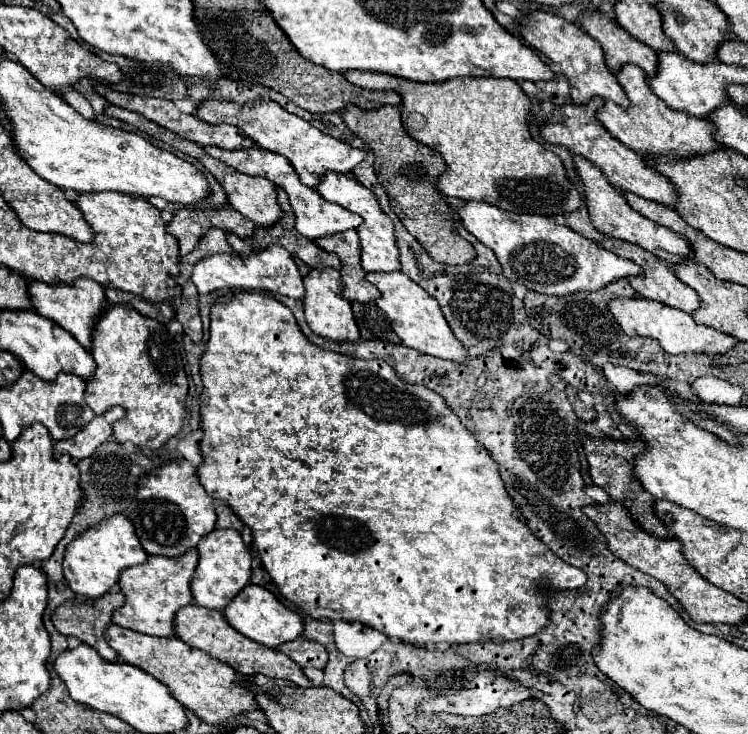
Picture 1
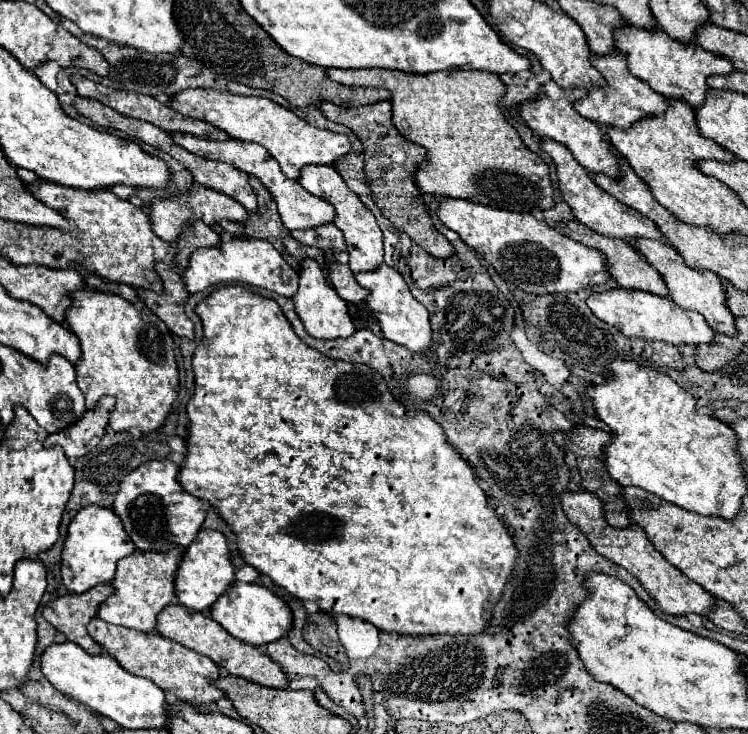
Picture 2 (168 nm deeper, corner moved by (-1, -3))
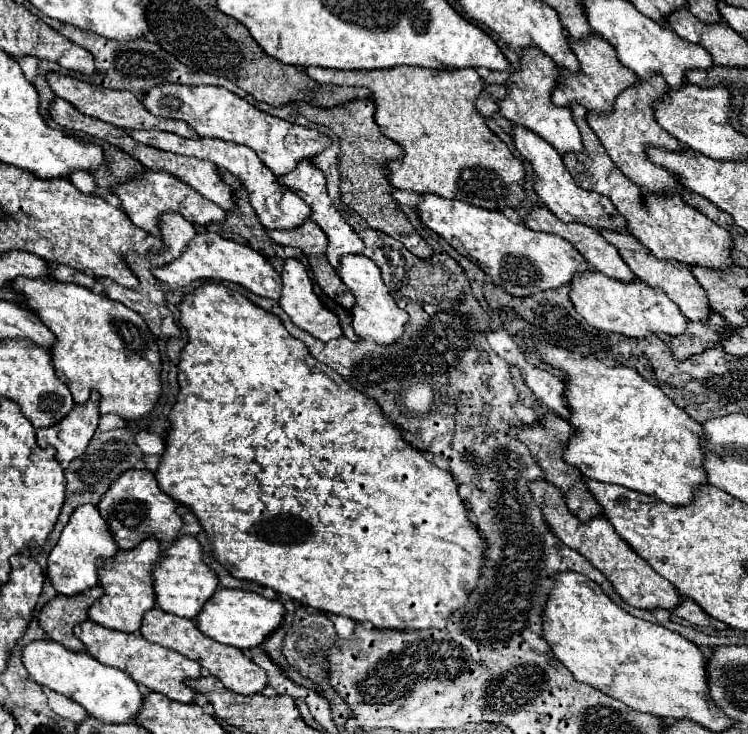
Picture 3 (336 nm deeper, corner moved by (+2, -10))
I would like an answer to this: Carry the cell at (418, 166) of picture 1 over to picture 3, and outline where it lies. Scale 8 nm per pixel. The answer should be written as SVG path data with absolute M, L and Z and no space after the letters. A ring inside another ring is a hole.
M354 99L350 103L338 105L338 107L312 107L308 103L296 103L296 109L300 115L310 119L312 123L324 125L334 131L334 135L340 139L340 153L338 153L338 169L340 169L340 201L362 215L362 219L376 231L382 231L414 253L416 257L428 259L432 255L432 247L414 231L410 221L404 217L404 213L398 209L398 203L392 197L392 185L386 177L384 165L392 159L402 157L402 147L390 141L380 133L380 127L374 121L374 103L370 99Z

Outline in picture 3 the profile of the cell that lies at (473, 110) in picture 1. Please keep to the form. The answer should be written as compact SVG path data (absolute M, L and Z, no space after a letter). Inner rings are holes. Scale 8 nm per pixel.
M304 67L306 75L318 83L332 83L332 85L358 85L358 87L368 87L372 91L372 101L376 105L376 113L374 113L374 119L380 127L380 131L392 139L394 143L398 143L404 151L404 155L400 159L394 159L388 163L388 179L390 183L396 187L396 189L408 189L408 191L414 191L414 193L436 193L444 199L460 199L460 201L466 201L470 205L478 205L478 207L484 207L484 209L502 209L502 207L518 207L524 203L526 199L526 193L522 189L522 183L524 183L524 165L518 157L514 157L510 153L510 149L506 147L506 143L502 143L484 123L484 117L478 113L478 109L474 107L474 101L476 97L480 95L480 91L484 89L484 83L482 79L478 77L478 73L474 69L446 69L446 71L434 71L434 69L424 69L424 67L390 67L386 71L330 71L330 69L324 69L324 67Z

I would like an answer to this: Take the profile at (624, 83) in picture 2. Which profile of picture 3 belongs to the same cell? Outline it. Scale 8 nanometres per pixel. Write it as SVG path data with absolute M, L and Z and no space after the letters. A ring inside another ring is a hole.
M592 33L592 35L588 35L588 37L580 39L580 41L570 41L570 47L572 47L574 55L578 57L580 73L570 73L568 69L558 67L560 69L560 79L558 79L558 85L552 91L552 101L558 107L568 107L572 101L576 101L576 103L584 105L590 111L598 111L598 113L612 111L616 95L620 91L624 91L626 87L634 85L634 81L638 77L634 75L634 71L626 69L618 61L614 47L610 43L606 43L606 39L602 39L600 35Z

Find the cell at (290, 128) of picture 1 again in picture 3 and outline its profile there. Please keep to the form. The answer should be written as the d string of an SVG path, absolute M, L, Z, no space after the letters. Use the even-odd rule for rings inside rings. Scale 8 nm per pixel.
M164 83L148 89L142 97L142 103L156 117L186 121L200 137L214 137L214 139L226 139L226 141L248 145L258 153L260 161L276 177L290 173L298 161L312 159L316 153L324 151L330 145L330 137L326 133L272 117L224 87Z

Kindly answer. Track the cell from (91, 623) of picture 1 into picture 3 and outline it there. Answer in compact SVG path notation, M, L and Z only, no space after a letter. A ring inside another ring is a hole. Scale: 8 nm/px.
M92 587L90 591L82 591L72 597L56 595L50 599L40 611L40 627L50 635L52 641L62 643L70 651L84 651L80 639L74 637L72 629L82 623L88 615L88 607L102 597L102 587Z

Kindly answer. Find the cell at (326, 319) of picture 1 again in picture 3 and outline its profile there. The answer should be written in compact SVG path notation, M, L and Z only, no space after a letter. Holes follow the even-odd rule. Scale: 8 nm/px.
M286 259L284 261L284 271L282 271L282 295L278 299L278 305L284 309L284 313L292 319L292 323L304 331L308 331L312 337L320 339L320 341L330 341L330 339L338 339L342 335L342 329L340 329L340 323L338 323L338 317L328 311L320 301L318 297L314 295L312 291L312 281L308 277L308 271L306 267L296 261L296 259Z

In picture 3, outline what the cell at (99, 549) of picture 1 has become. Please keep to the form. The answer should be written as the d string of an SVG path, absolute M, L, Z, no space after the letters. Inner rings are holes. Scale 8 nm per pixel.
M94 505L76 507L74 513L70 515L70 521L64 527L56 547L52 549L52 553L48 557L46 575L58 593L72 597L80 591L86 591L86 589L92 589L98 585L96 559L98 557L104 557L104 559L114 557L116 551L118 551L118 545L114 543L114 537L110 535L110 529L106 527L98 509Z

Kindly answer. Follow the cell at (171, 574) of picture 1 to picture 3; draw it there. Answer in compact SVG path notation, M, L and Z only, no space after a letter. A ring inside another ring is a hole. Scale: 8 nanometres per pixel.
M146 537L146 541L142 541L138 547L126 549L126 551L118 549L118 555L114 555L114 559L106 559L106 563L98 567L98 577L100 577L98 581L104 589L104 595L90 605L88 617L108 629L138 633L144 613L156 605L150 573L158 557L160 557L158 541L154 537Z

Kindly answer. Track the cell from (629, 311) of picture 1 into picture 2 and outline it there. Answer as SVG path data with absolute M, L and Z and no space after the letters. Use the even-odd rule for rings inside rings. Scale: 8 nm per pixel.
M615 288L615 290L601 292L601 294L591 294L587 298L587 306L599 320L615 326L625 336L659 340L659 342L667 342L671 346L709 344L709 342L713 342L713 336L715 336L713 328L705 322L705 318L701 314L679 308L677 304L673 304L671 298L661 298L661 296L655 296L649 292L641 292L641 290Z

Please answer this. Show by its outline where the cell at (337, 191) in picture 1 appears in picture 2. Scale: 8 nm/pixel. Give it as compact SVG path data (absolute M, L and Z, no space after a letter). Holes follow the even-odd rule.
M305 166L301 170L301 180L299 184L311 192L313 196L319 196L333 204L337 208L337 218L335 226L345 234L347 242L347 252L349 252L349 268L353 272L371 272L377 270L383 264L383 232L377 226L377 220L373 212L363 208L361 200L355 196L355 192L349 192L345 180L341 180L339 172L333 166Z

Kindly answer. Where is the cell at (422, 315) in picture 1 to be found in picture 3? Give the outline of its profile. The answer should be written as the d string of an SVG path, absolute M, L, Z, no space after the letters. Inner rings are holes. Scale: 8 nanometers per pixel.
M342 255L340 265L336 267L336 273L342 279L342 283L352 291L352 295L356 297L356 305L350 309L352 327L354 327L356 335L362 339L376 341L380 345L390 345L390 343L402 339L404 325L408 321L408 313L396 307L392 295L388 293L388 287L384 285L384 281L380 277L380 269L376 267L376 263L364 255Z

